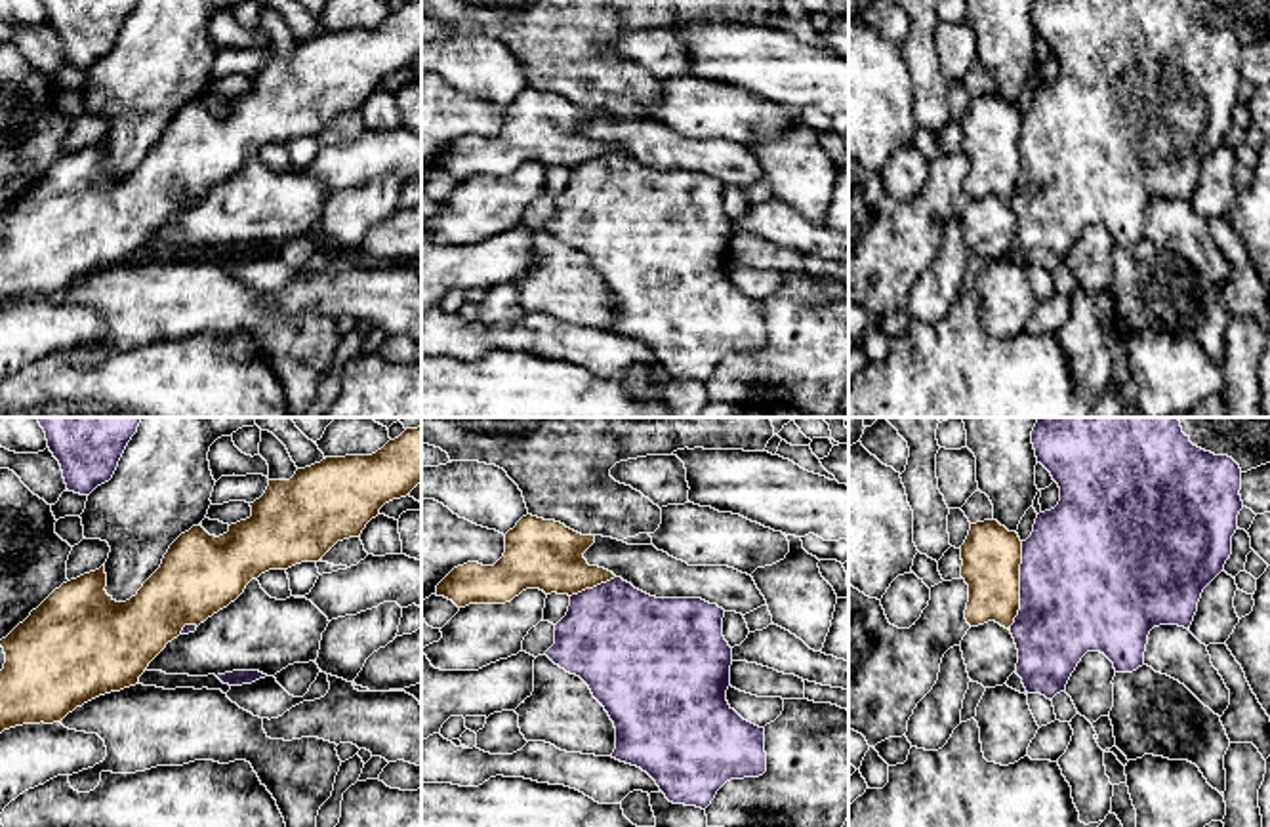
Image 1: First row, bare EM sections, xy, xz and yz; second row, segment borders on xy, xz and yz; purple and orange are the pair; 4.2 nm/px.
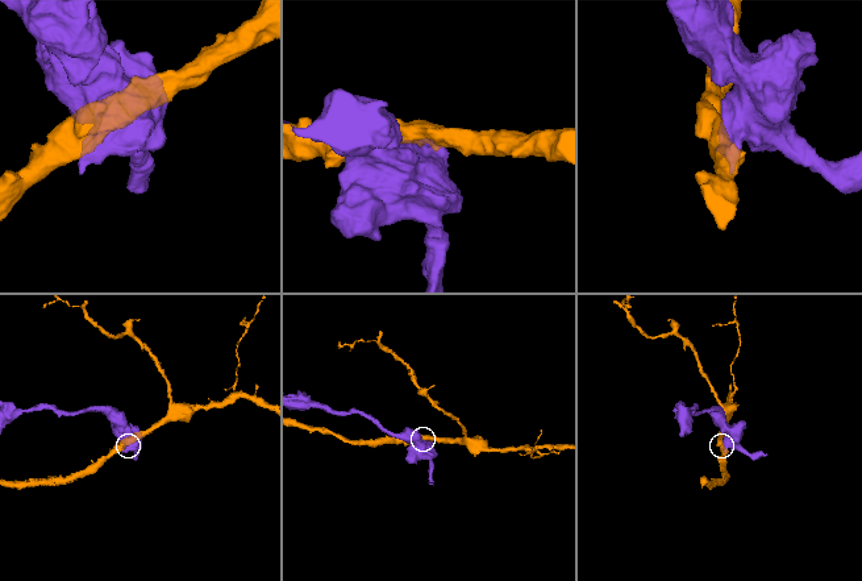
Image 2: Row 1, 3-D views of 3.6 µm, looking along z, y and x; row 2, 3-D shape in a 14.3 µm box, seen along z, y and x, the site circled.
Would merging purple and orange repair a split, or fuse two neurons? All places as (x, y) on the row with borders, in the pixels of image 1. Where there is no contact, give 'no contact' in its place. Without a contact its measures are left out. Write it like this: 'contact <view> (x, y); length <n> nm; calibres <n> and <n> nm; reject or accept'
contact yz (1021, 585); length 380 nm; calibres 500 and 260 nm; reject

